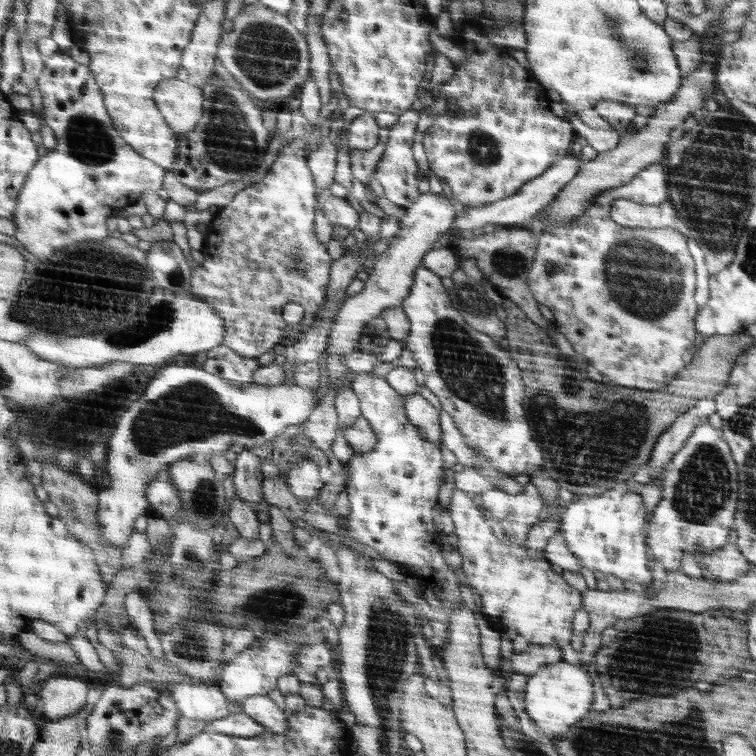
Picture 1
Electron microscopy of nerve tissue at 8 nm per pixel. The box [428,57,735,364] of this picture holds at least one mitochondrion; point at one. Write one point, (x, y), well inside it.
(644, 279)

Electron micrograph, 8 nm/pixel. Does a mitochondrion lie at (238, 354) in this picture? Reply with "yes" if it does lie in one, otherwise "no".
no

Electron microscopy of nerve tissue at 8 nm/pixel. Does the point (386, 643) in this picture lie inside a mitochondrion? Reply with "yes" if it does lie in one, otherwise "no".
yes

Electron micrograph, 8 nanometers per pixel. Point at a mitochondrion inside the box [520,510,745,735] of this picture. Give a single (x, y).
(682, 647)

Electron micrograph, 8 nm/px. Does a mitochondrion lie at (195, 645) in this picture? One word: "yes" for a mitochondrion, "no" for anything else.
yes

